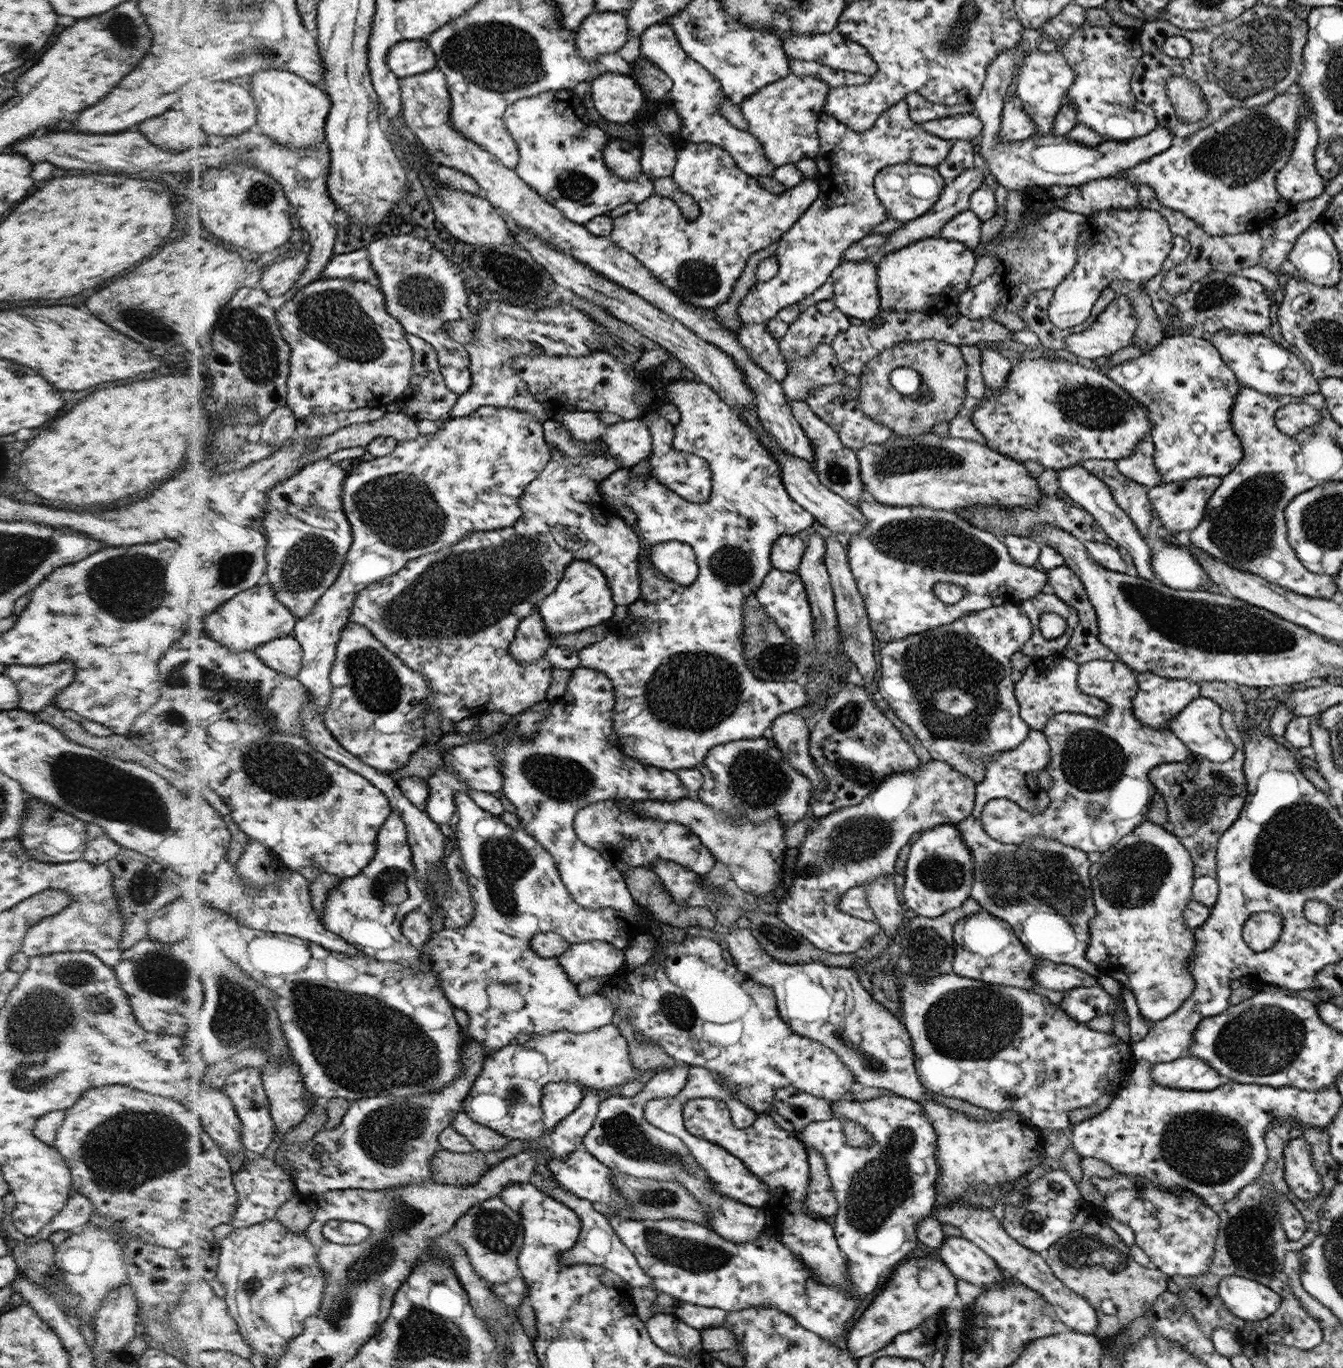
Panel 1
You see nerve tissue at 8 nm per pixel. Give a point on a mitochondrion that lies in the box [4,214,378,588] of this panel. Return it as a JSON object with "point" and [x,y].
{"point":[249,332]}

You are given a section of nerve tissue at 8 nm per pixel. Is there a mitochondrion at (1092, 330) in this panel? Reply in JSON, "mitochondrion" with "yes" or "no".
{"mitochondrion":"no"}

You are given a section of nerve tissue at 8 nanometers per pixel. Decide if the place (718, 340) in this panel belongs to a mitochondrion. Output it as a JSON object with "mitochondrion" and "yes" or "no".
{"mitochondrion":"no"}

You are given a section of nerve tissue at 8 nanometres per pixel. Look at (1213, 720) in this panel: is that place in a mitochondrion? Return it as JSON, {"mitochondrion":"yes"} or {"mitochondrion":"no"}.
{"mitochondrion":"no"}

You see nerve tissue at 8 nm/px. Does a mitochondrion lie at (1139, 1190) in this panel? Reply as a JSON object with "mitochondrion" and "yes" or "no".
{"mitochondrion":"yes"}

